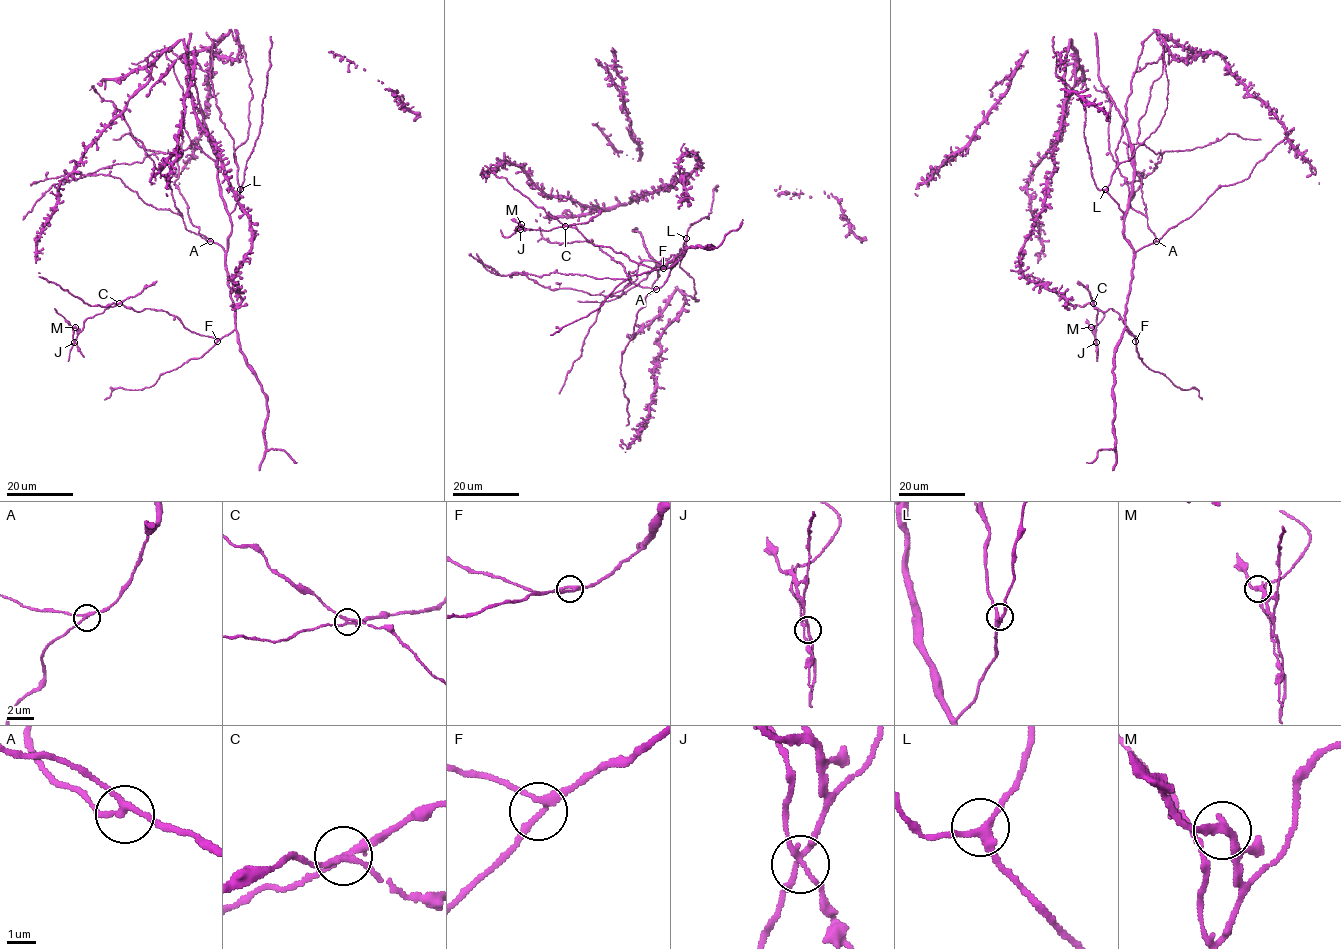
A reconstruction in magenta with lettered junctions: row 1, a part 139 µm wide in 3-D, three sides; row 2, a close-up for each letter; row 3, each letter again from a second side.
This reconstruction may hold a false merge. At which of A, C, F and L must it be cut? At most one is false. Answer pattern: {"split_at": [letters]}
{"split_at": ["C"]}

